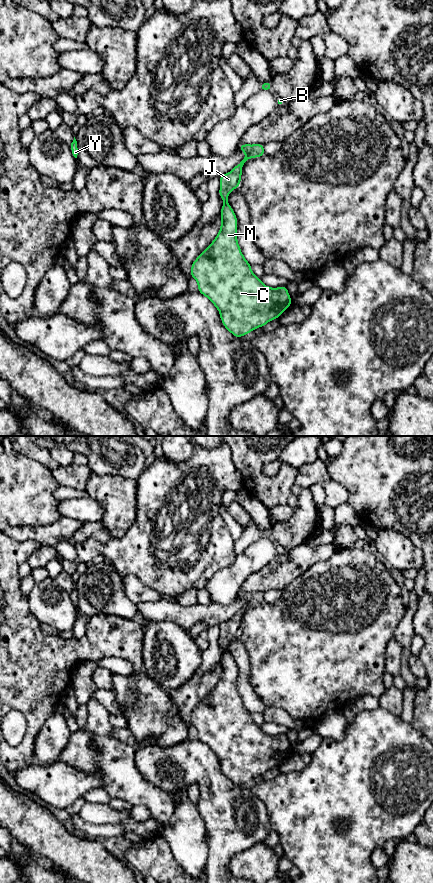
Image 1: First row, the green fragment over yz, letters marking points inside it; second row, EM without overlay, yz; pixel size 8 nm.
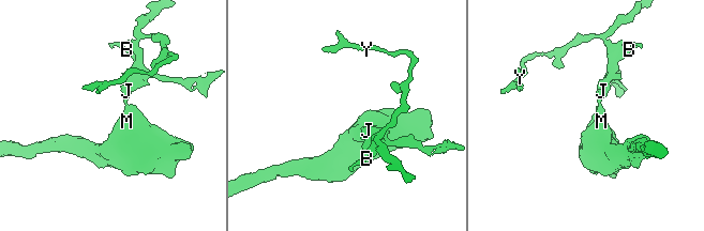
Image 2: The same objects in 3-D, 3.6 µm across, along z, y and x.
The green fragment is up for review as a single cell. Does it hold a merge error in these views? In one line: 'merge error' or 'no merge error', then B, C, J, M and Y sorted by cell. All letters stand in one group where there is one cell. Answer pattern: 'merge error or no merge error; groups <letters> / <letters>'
merge error; groups B J Y / C M

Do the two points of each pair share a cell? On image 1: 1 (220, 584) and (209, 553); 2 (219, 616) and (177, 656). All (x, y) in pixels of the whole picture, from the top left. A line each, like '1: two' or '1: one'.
1: two
2: two

